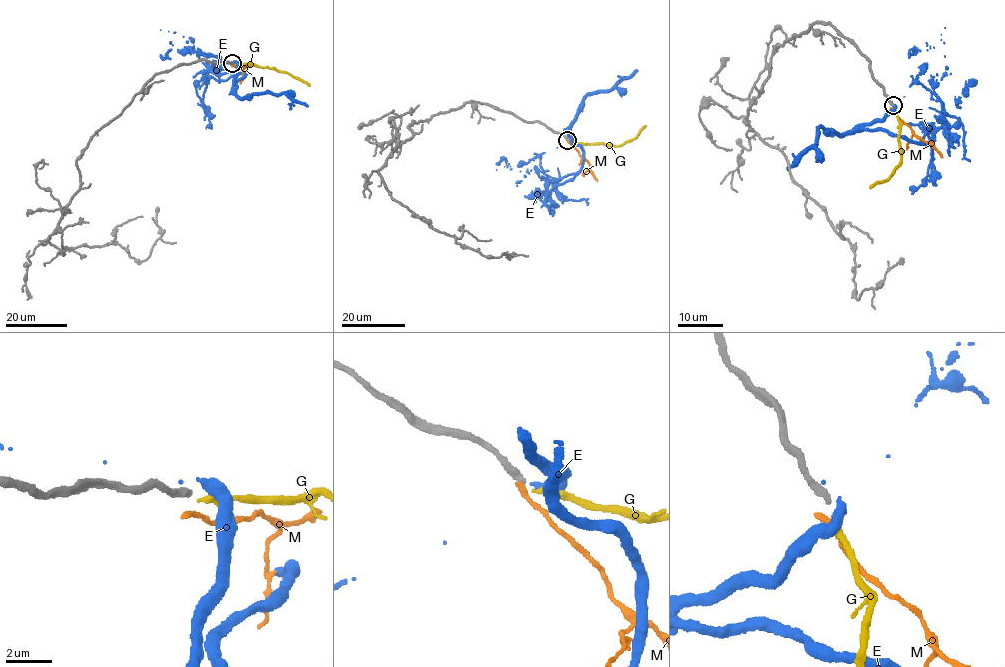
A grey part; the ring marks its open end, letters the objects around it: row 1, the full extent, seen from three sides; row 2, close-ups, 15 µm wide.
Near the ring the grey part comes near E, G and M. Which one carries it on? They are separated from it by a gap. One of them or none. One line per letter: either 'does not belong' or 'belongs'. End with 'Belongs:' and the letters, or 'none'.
E: does not belong
G: belongs
M: does not belong
Belongs: G

